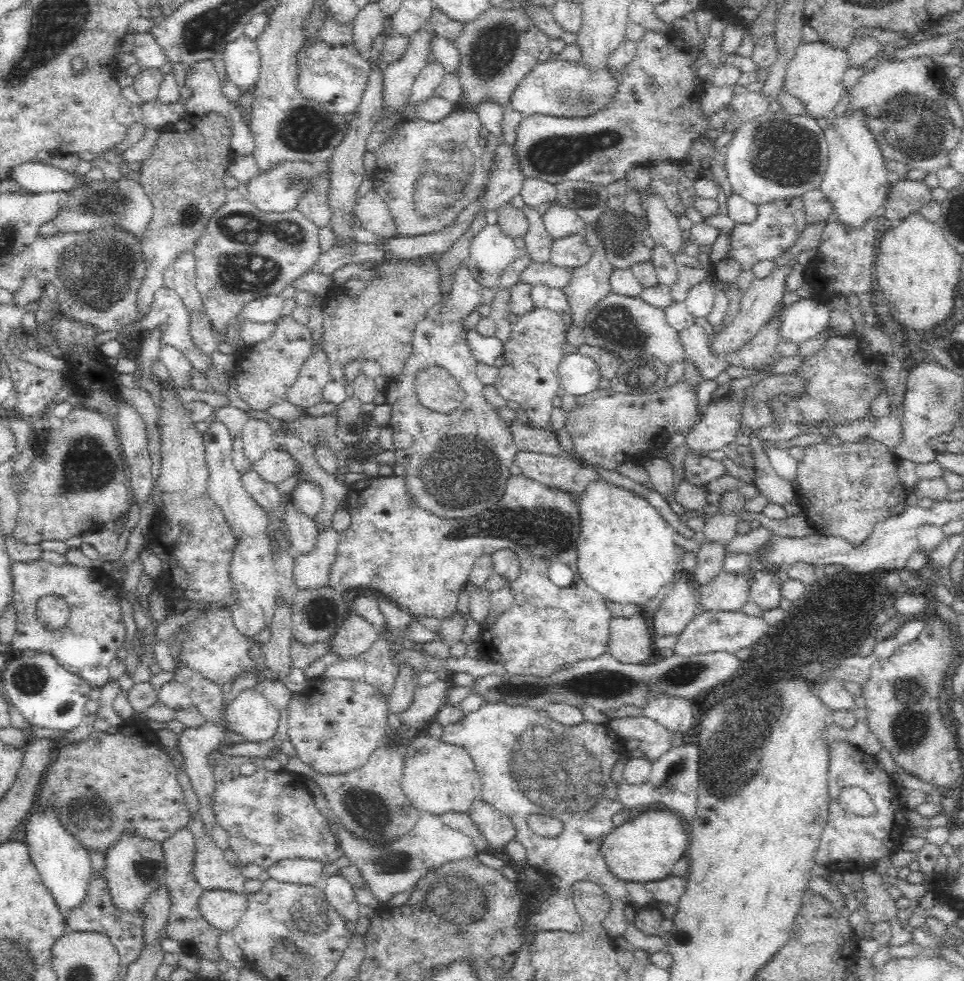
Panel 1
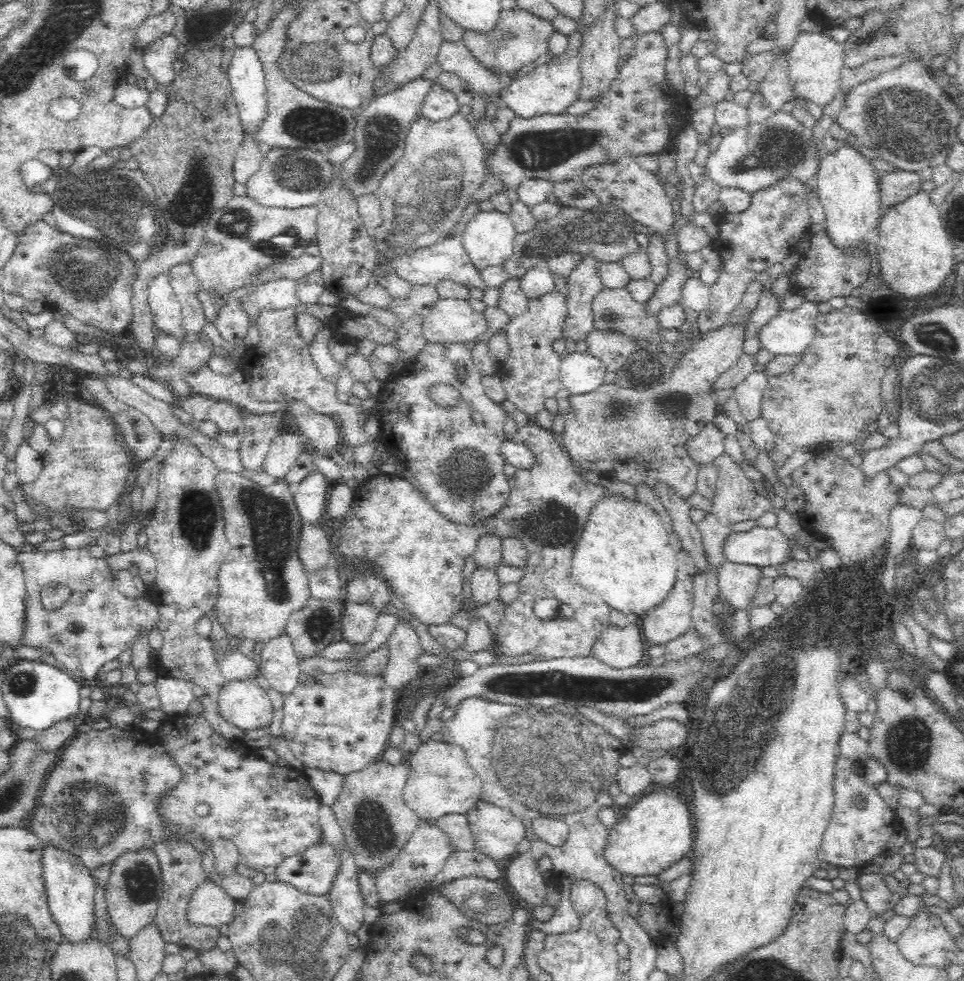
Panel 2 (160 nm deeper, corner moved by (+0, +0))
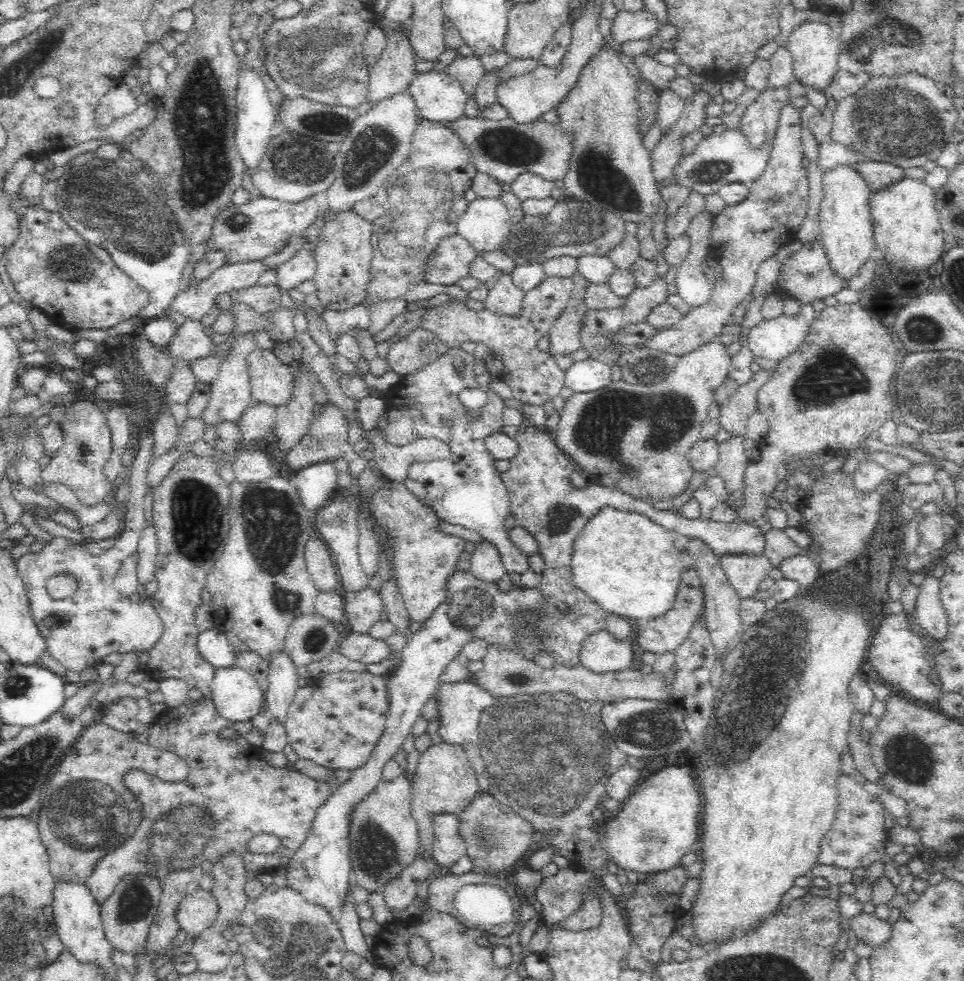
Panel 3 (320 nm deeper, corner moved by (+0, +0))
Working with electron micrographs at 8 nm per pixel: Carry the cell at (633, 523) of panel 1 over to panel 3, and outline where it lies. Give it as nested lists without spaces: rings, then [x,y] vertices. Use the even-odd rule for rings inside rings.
[[[603,506],[575,537],[572,582],[606,612],[634,618],[639,623],[671,607],[684,570],[674,536],[642,511]]]

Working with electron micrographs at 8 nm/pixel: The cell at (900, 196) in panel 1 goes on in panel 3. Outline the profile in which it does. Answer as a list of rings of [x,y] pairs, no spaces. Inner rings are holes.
[[[874,160],[860,162],[860,164],[854,165],[854,168],[858,170],[858,173],[862,174],[862,177],[866,177],[868,186],[873,192],[888,190],[894,184],[902,182],[907,176],[906,170],[902,167]]]

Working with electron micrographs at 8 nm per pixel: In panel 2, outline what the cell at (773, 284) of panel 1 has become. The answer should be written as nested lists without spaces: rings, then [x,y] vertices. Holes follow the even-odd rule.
[[[751,312],[748,319],[742,319],[739,323],[727,322],[716,330],[705,332],[700,342],[692,345],[691,349],[680,356],[680,362],[673,370],[672,378],[663,378],[653,388],[620,388],[614,382],[604,383],[588,394],[570,396],[570,406],[563,414],[564,432],[559,439],[572,464],[583,470],[608,472],[610,476],[618,478],[621,482],[628,482],[634,487],[645,484],[653,489],[656,480],[662,480],[682,498],[687,499],[696,494],[700,466],[688,455],[686,442],[688,438],[700,434],[706,422],[710,422],[716,416],[717,411],[711,395],[713,382],[719,374],[734,366],[743,353],[750,317]]]

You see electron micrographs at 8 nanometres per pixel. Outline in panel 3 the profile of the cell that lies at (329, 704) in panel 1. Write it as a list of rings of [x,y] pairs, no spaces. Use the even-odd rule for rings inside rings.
[[[338,671],[321,676],[300,686],[290,702],[283,725],[290,745],[299,758],[311,760],[322,768],[354,771],[366,764],[380,737],[384,734],[389,716],[389,686],[387,676],[365,672]]]

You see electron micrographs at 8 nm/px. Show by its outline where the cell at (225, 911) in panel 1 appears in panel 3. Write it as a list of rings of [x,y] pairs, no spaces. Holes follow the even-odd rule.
[[[200,887],[180,904],[177,922],[180,929],[196,940],[204,930],[216,923],[218,916],[219,905],[214,894]]]

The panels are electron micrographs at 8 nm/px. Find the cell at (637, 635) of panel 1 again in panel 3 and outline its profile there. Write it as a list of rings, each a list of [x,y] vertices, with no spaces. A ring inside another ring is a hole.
[[[604,628],[594,634],[590,634],[582,642],[580,663],[596,673],[618,672],[629,669],[632,660],[634,660],[634,640],[632,640],[630,635],[626,638],[618,639],[616,635],[612,635],[608,629]]]

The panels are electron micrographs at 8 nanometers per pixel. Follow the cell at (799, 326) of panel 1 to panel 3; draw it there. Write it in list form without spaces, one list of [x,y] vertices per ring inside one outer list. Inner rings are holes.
[[[803,304],[797,315],[782,313],[770,320],[762,319],[750,329],[746,345],[756,357],[784,360],[802,346],[816,313],[812,305]]]

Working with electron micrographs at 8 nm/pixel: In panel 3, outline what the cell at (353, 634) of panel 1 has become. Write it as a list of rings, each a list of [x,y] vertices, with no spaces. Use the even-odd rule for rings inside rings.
[[[368,586],[360,592],[343,592],[344,623],[348,632],[368,634],[385,608],[380,593]]]

